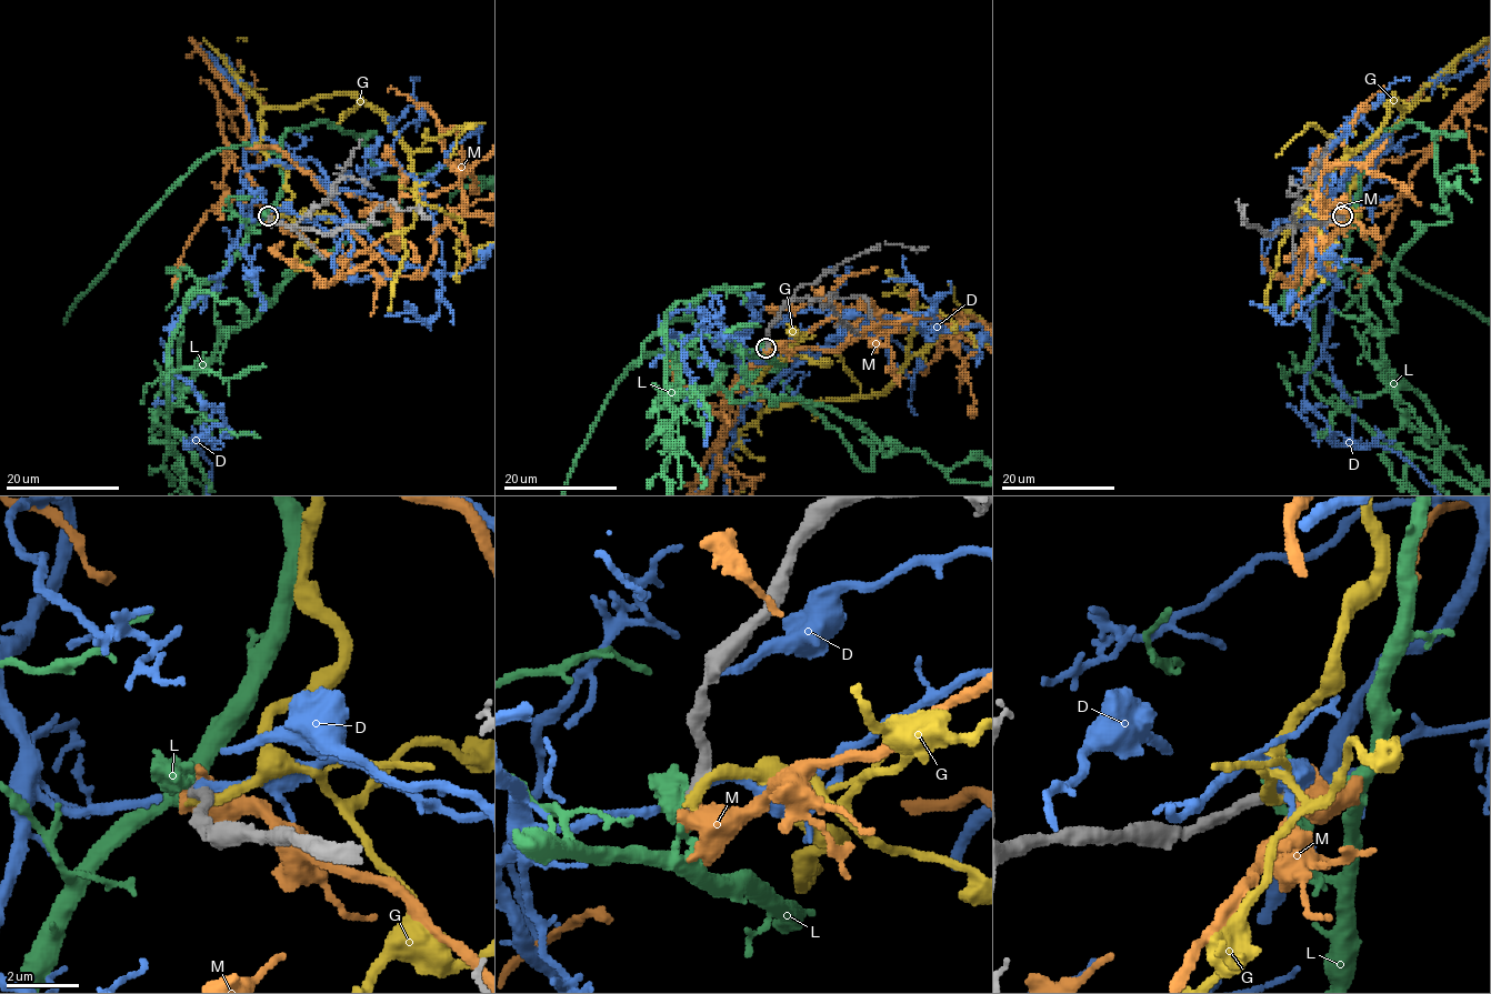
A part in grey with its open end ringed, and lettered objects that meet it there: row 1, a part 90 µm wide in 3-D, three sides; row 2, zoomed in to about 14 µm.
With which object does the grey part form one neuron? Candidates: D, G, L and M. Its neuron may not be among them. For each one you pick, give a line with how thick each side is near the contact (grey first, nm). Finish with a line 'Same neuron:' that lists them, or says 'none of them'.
L: calibres 360 and 460 nm
Same neuron: L

